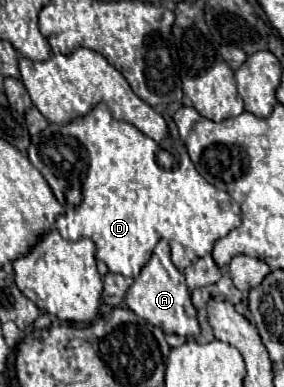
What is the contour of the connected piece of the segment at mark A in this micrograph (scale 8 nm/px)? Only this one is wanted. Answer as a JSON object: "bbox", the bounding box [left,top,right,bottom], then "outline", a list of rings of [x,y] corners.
{"bbox":[125,239,201,339],"outline":[[[161,239],[149,259],[149,263],[141,269],[141,275],[135,279],[135,283],[129,287],[125,303],[129,309],[145,319],[147,323],[163,329],[163,333],[175,333],[183,339],[197,337],[201,333],[199,321],[197,321],[197,309],[191,303],[191,293],[185,283],[185,275],[171,263],[171,249],[165,239]]]}

